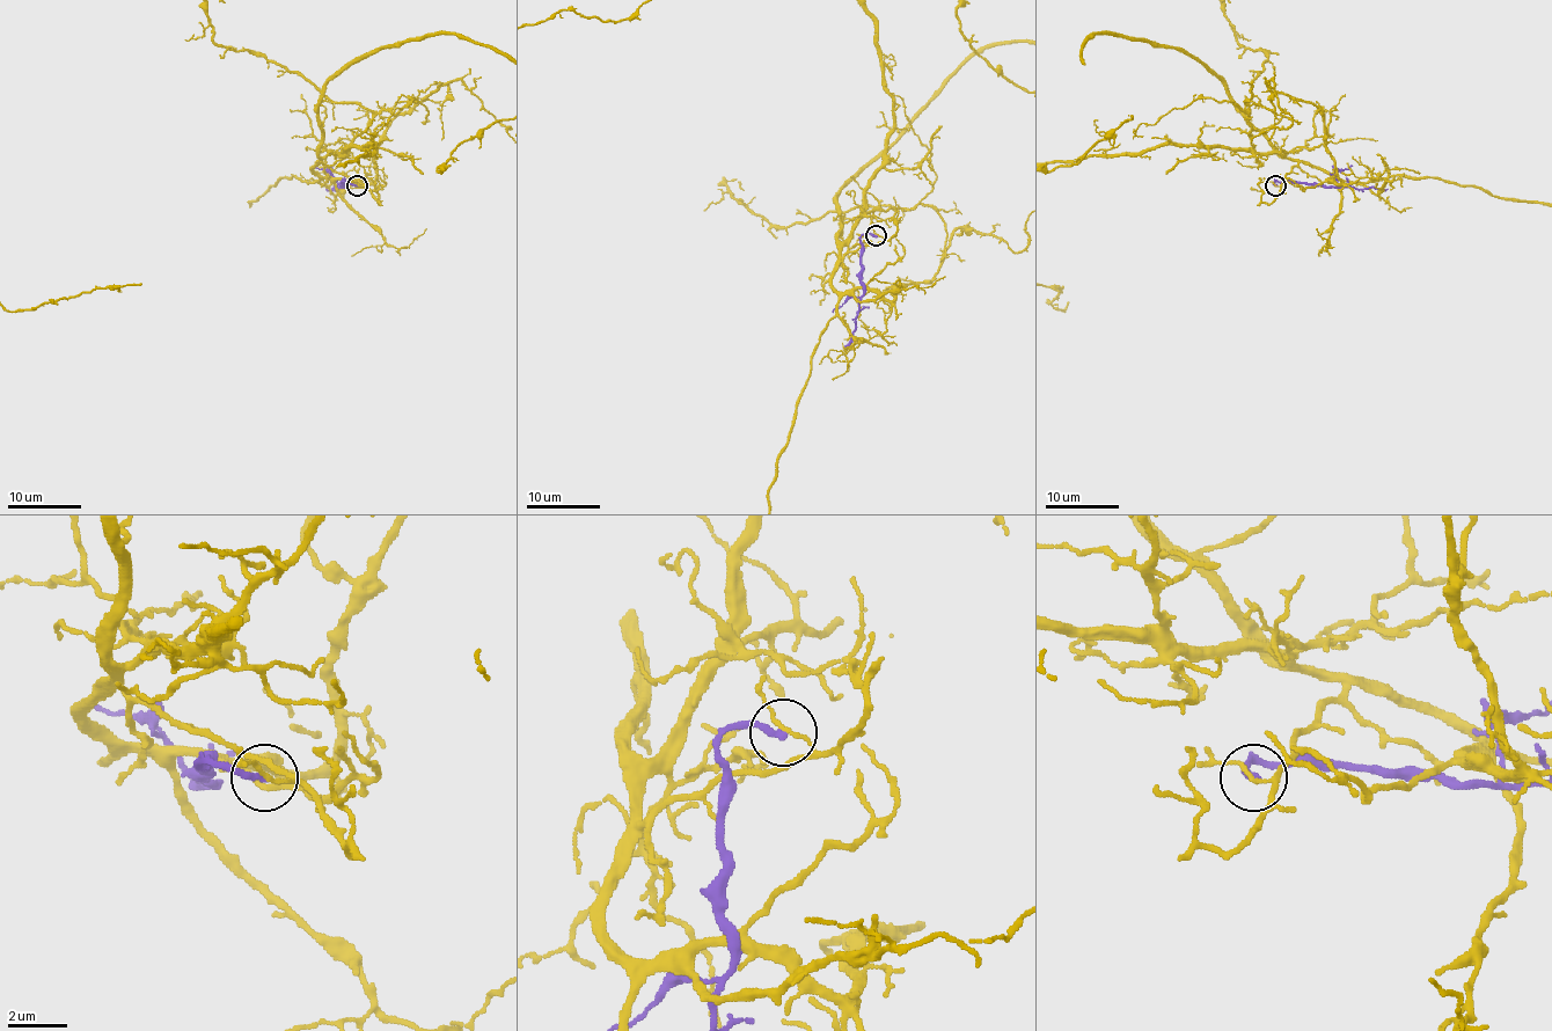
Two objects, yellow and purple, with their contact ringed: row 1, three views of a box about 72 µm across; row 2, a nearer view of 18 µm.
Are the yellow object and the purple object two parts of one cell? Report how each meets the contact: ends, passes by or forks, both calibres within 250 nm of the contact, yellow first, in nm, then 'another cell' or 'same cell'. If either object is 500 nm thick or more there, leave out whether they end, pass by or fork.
yellow passes by | purple ends | 110/240 nm | another cell

